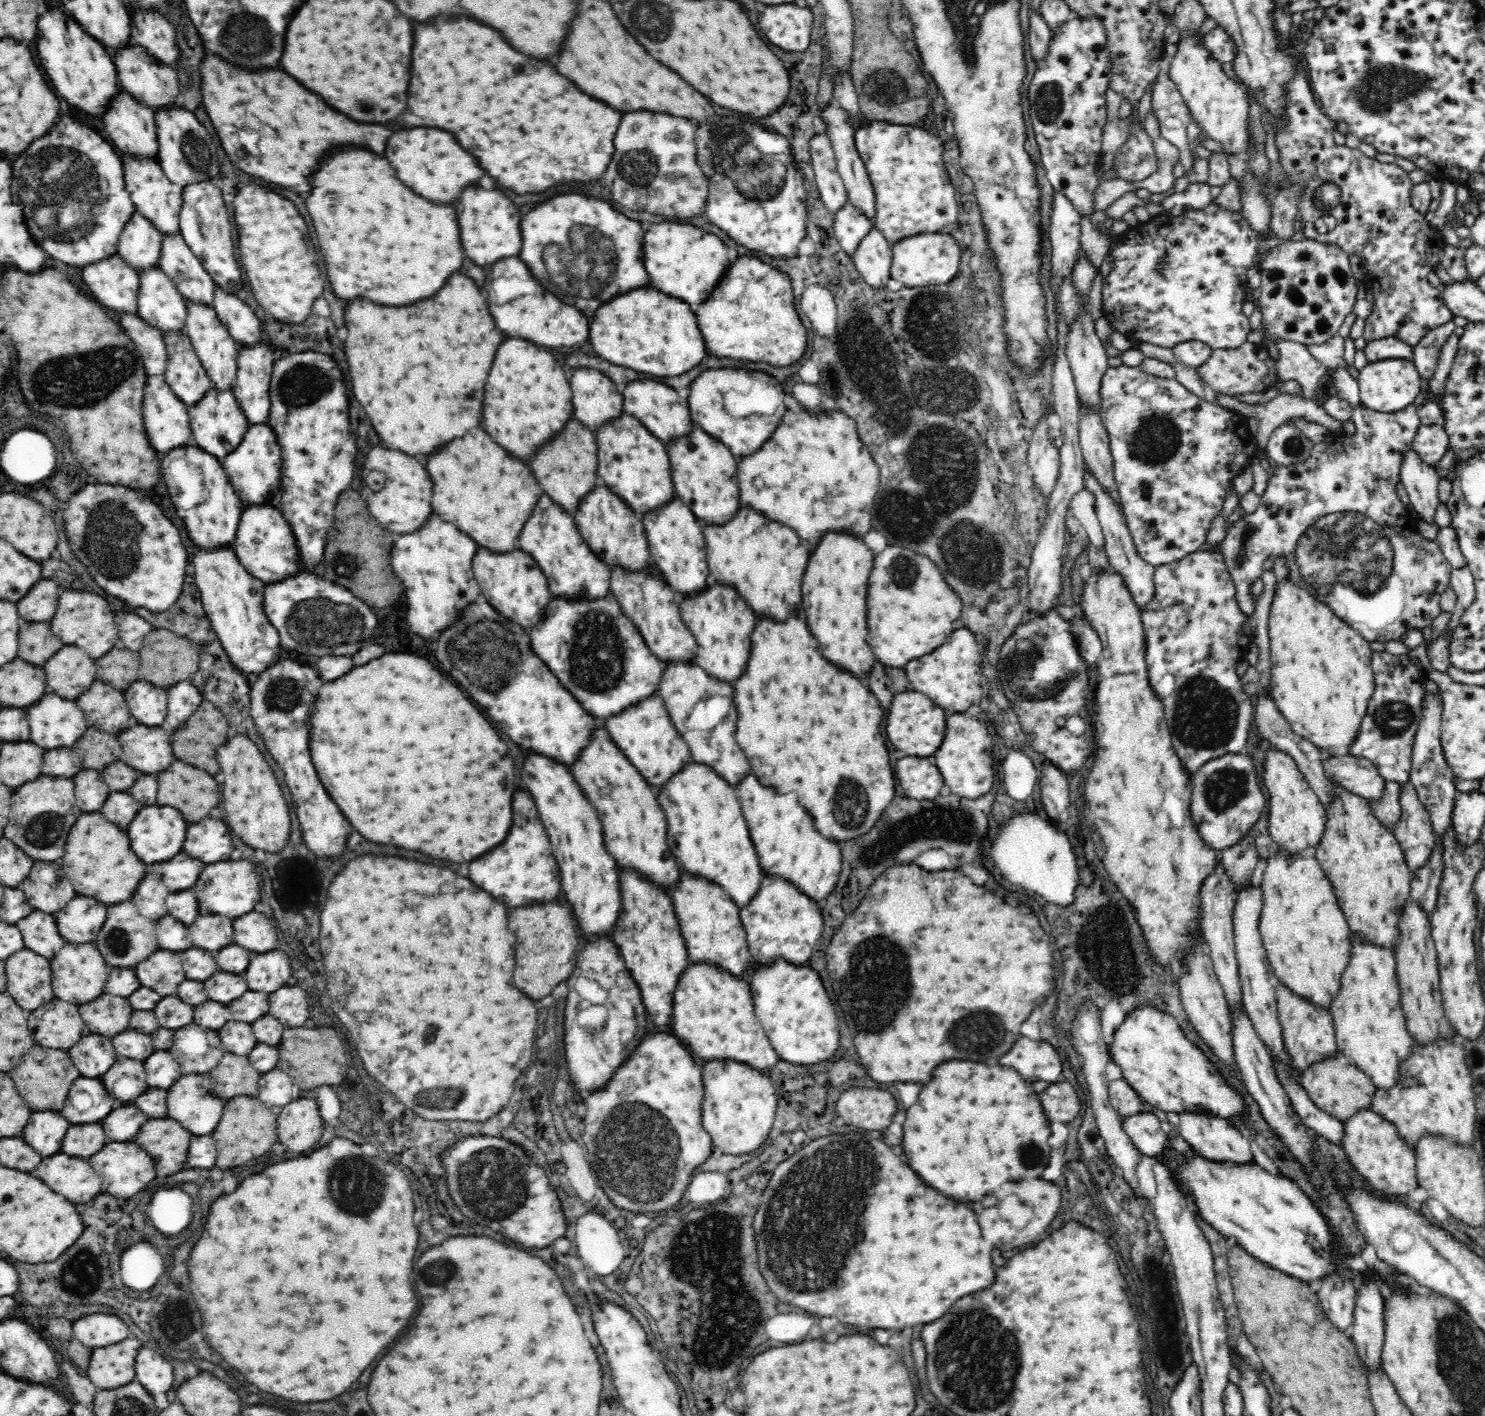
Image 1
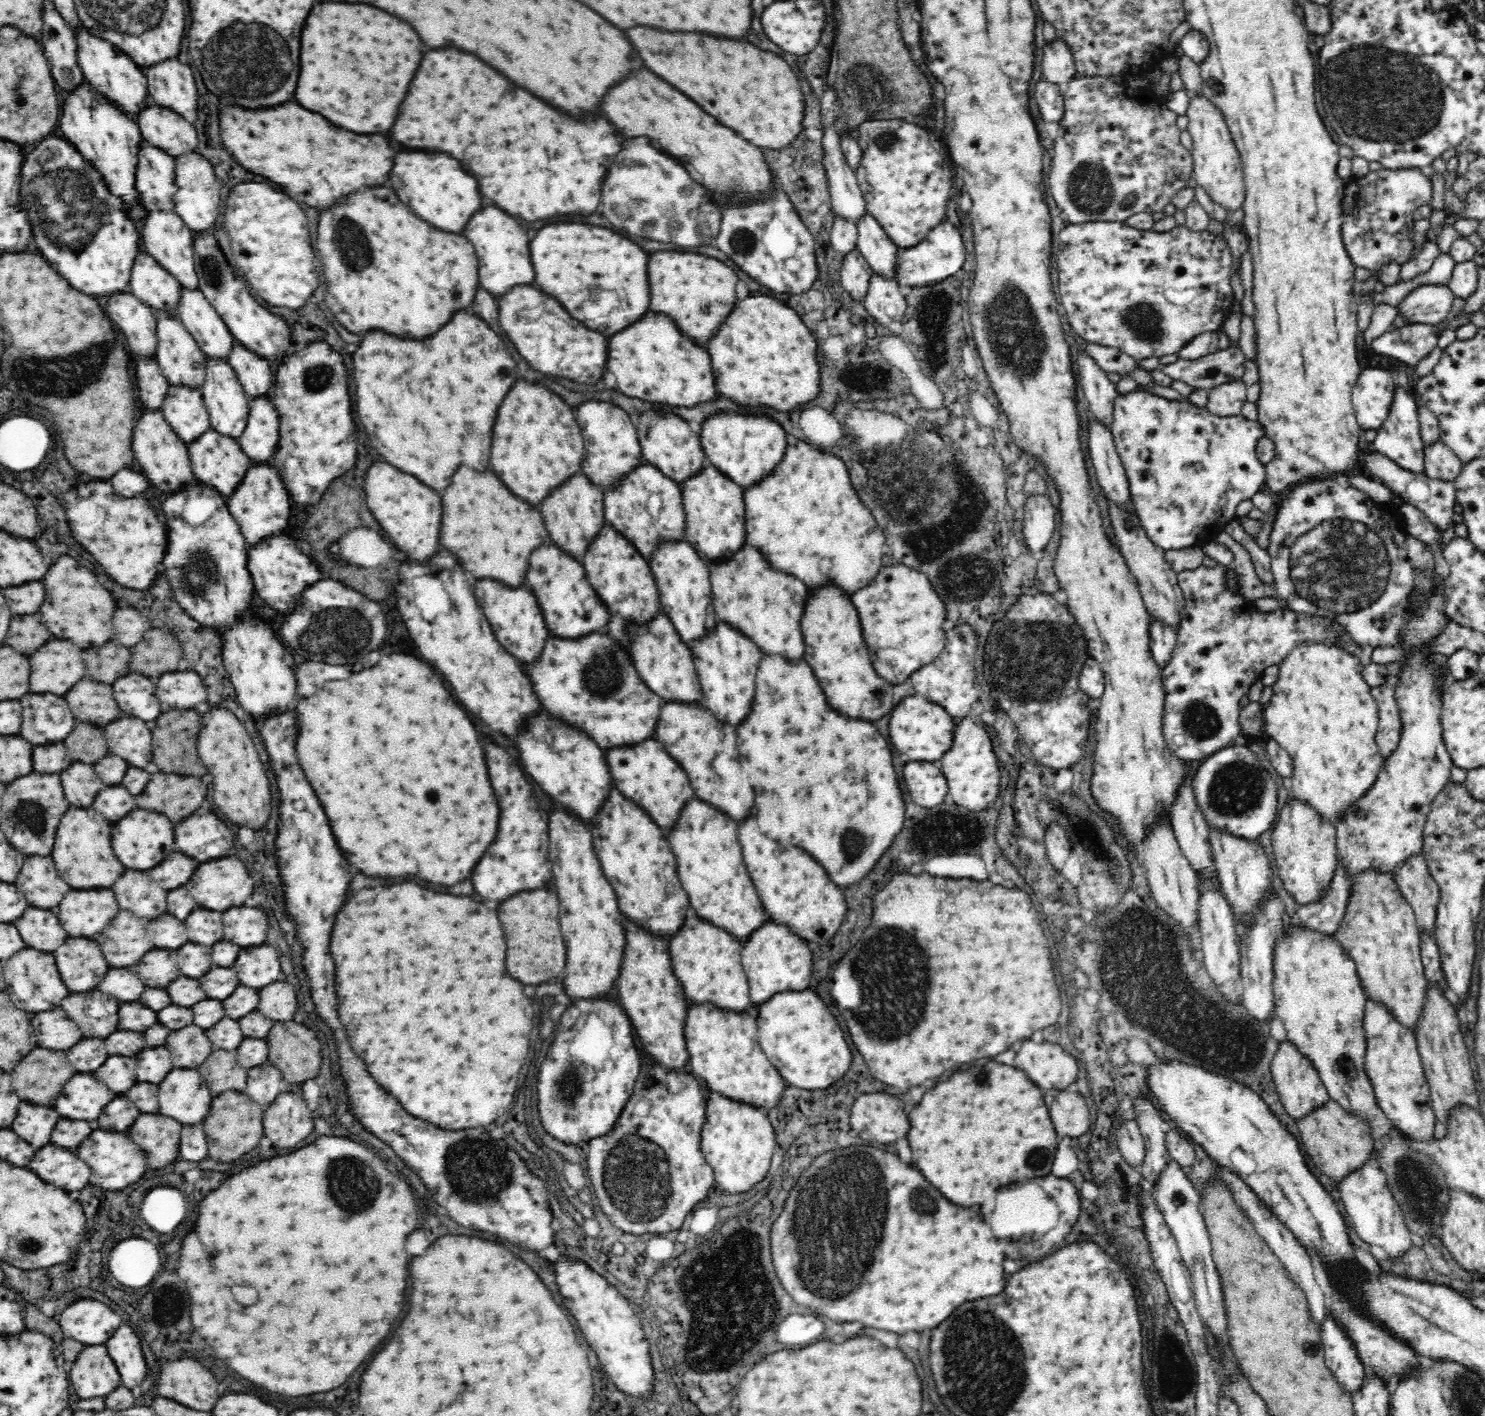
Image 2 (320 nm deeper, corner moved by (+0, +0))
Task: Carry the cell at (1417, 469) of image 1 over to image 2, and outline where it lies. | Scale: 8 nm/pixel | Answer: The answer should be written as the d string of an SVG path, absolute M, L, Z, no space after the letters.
M1395 386L1392 393L1392 404L1388 410L1388 416L1377 430L1375 441L1370 445L1371 449L1385 455L1388 459L1397 462L1400 466L1412 472L1424 470L1425 445L1420 439L1420 423L1418 422L1419 401L1413 392Z

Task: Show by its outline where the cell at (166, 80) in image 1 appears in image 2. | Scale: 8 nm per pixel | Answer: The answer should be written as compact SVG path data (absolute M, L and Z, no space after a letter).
M160 105L146 107L138 116L144 142L160 148L174 160L196 151L198 137L192 121Z

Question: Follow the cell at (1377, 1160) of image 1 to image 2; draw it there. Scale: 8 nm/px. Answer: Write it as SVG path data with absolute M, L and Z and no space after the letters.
M1368 1162L1361 1169L1341 1180L1338 1189L1341 1202L1344 1203L1348 1218L1352 1222L1352 1228L1366 1244L1382 1248L1390 1259L1400 1258L1410 1250L1412 1233L1404 1225L1404 1219L1402 1219L1404 1214L1386 1185L1384 1172L1372 1162Z

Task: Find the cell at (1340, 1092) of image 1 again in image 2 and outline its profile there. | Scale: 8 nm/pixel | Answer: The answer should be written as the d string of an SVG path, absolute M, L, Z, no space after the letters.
M1330 1099L1308 1116L1297 1122L1300 1129L1301 1146L1310 1156L1320 1173L1330 1178L1336 1188L1349 1174L1372 1162L1373 1146L1370 1127L1360 1117L1348 1115L1336 1101Z

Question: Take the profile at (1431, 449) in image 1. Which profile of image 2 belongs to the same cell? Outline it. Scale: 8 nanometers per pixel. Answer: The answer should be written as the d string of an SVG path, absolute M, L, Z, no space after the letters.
M1442 441L1425 448L1424 472L1433 479L1454 482L1463 471L1464 462Z

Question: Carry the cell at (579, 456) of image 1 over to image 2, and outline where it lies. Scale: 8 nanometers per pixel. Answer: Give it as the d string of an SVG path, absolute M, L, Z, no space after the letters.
M580 472L578 476L572 476L566 484L562 484L556 492L552 492L552 496L544 500L544 504L540 504L540 514L544 518L551 542L580 563L583 562L587 548L606 524L603 493Z

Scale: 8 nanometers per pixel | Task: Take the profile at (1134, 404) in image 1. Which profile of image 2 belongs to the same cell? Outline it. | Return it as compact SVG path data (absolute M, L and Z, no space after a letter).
M1139 390L1117 395L1114 399L1111 433L1128 477L1140 526L1162 550L1200 547L1215 541L1216 535L1224 531L1224 526L1237 517L1236 506L1246 498L1251 499L1265 481L1265 465L1256 455L1256 442L1264 437L1264 427L1258 420L1247 420L1242 415L1218 417L1206 407L1196 407L1188 401L1168 400Z

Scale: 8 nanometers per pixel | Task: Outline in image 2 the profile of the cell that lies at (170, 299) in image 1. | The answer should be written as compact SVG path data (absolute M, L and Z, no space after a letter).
M155 313L157 317L157 349L154 358L158 361L161 374L168 381L168 386L184 385L200 390L206 380L207 358L196 345L188 329L181 320L168 317L167 314Z

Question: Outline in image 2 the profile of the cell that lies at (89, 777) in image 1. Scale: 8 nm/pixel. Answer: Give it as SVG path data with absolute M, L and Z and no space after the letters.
M76 762L70 768L66 768L64 772L60 772L60 778L62 778L66 798L70 800L72 806L78 806L78 808L90 806L94 802L98 790L106 788L106 784L102 784L98 774L94 772L92 764Z

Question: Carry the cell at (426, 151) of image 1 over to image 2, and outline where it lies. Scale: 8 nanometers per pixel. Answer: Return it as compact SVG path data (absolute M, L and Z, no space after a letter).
M400 152L394 158L390 186L400 196L402 204L406 204L406 208L444 232L462 232L468 220L482 208L476 178L468 176L460 168L460 162L446 154Z

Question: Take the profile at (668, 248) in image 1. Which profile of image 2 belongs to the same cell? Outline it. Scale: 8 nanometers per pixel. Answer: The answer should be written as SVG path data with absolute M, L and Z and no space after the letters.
M656 252L650 256L648 264L652 302L650 310L660 312L676 320L682 334L692 342L706 346L708 340L718 332L720 324L728 318L736 306L736 284L734 271L720 260L688 254L688 252Z

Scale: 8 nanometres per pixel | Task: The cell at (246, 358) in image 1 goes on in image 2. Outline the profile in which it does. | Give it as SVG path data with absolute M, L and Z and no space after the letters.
M267 396L250 400L246 428L239 444L250 464L269 464L276 454L280 440L280 417Z

